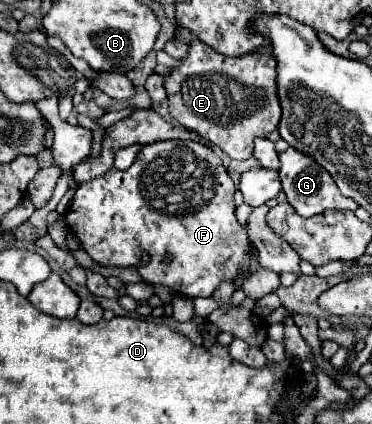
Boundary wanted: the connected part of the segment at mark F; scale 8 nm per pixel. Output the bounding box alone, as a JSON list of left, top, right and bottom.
[66,140,256,298]

